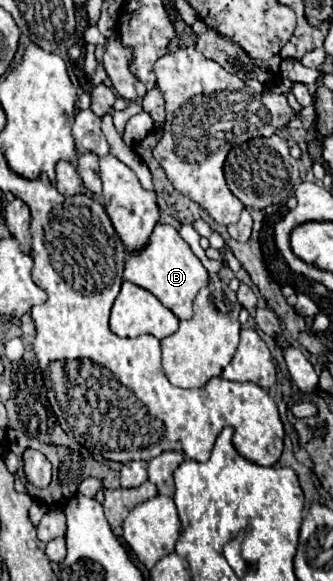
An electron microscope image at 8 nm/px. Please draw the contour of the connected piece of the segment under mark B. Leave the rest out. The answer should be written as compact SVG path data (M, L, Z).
M156 225L148 243L138 249L130 251L126 255L126 269L124 269L124 281L130 281L152 295L156 295L162 305L166 305L178 319L190 319L192 317L192 301L196 293L208 285L208 271L200 263L200 259L192 253L188 243L178 235L178 231L172 225Z

